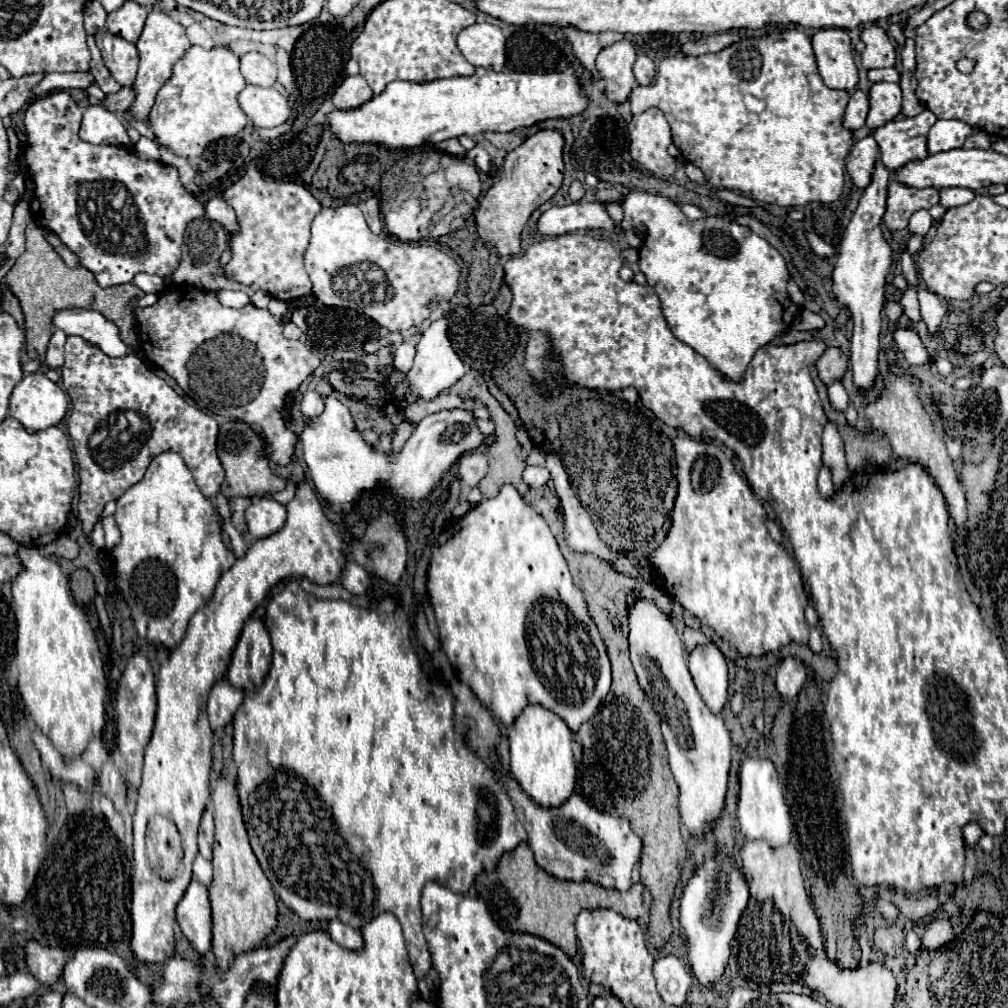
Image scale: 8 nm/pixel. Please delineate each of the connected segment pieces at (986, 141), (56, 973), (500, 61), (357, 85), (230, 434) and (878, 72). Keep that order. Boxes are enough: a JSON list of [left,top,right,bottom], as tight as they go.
[[964,131,990,149],[26,941,72,985],[458,23,506,73],[332,75,374,109],[218,421,286,497],[868,69,900,83]]

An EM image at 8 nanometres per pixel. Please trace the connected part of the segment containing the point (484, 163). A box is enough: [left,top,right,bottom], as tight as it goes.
[466,145,490,173]

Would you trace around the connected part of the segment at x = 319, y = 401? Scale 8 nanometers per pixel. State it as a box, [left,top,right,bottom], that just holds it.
[302,391,324,417]

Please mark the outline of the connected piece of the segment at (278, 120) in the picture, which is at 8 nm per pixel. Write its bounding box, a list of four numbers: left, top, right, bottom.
[238,85,292,129]

